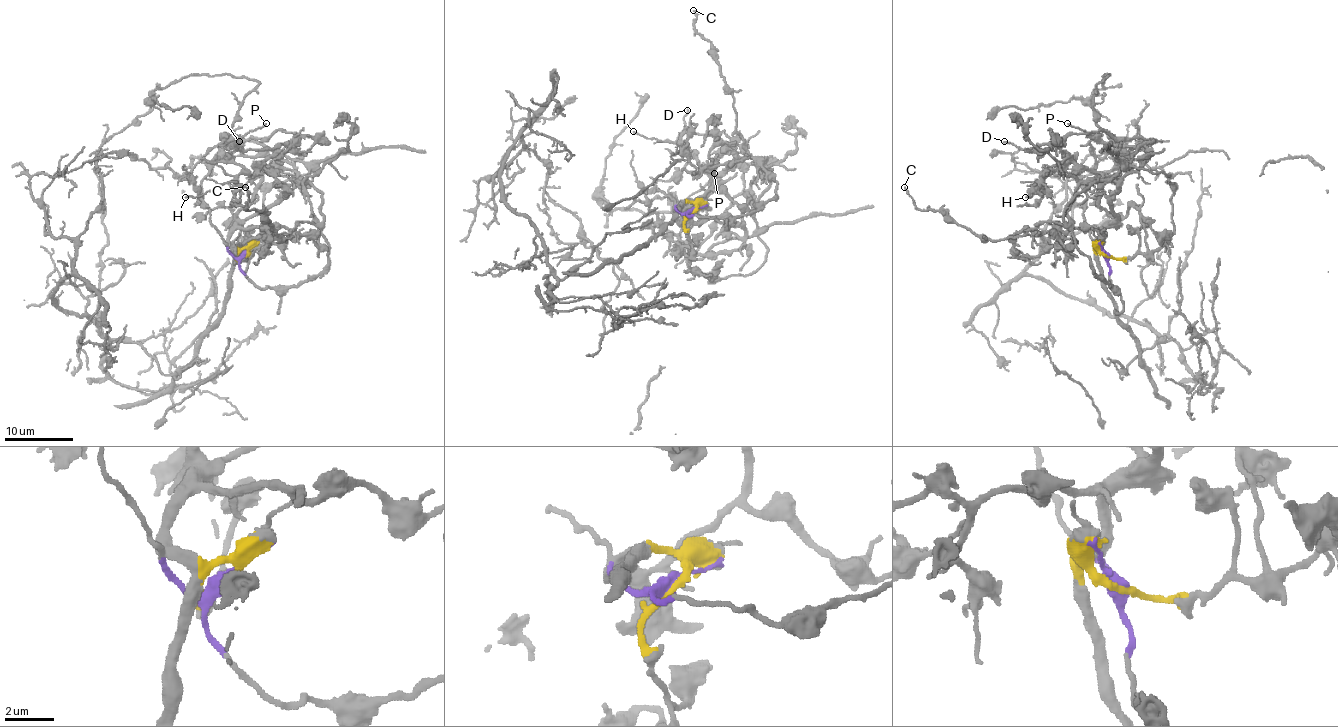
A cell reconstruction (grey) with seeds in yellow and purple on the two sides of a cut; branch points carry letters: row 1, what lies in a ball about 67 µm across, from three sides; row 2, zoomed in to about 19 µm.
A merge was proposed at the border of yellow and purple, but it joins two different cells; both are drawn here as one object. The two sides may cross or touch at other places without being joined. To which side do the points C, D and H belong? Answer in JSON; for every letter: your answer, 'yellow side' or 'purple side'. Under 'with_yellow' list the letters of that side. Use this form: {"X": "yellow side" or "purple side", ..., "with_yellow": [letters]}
{"C": "purple side", "D": "yellow side", "H": "yellow side", "with_yellow": ["D", "H"]}

